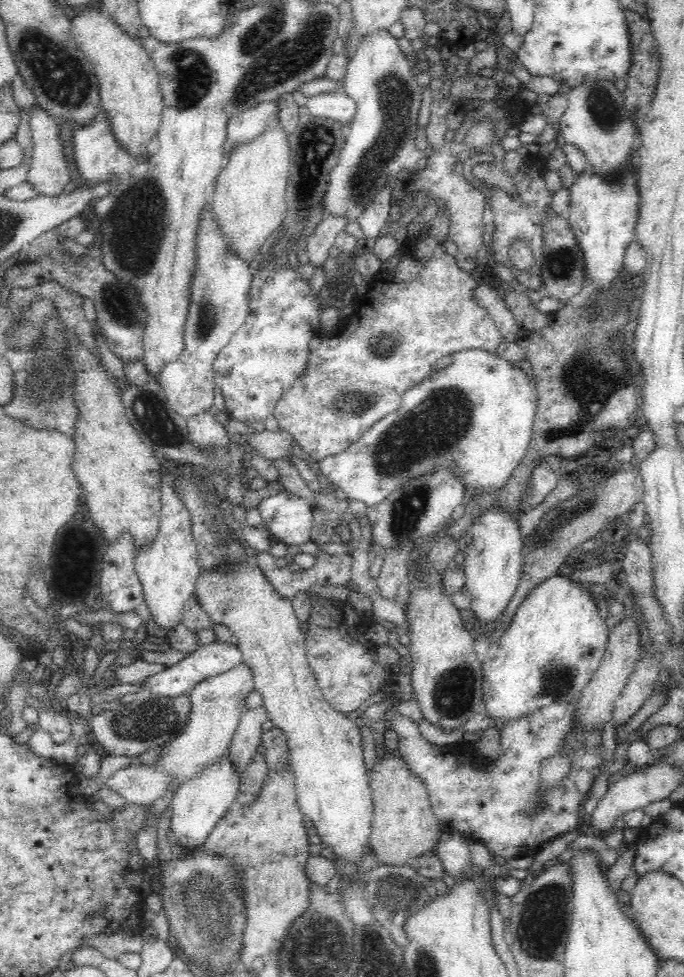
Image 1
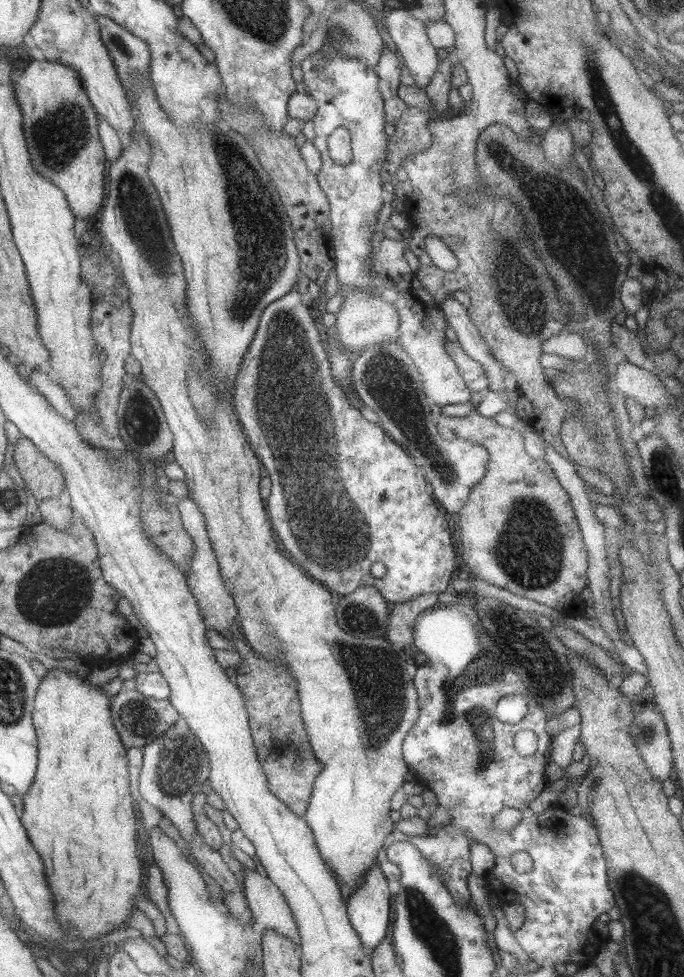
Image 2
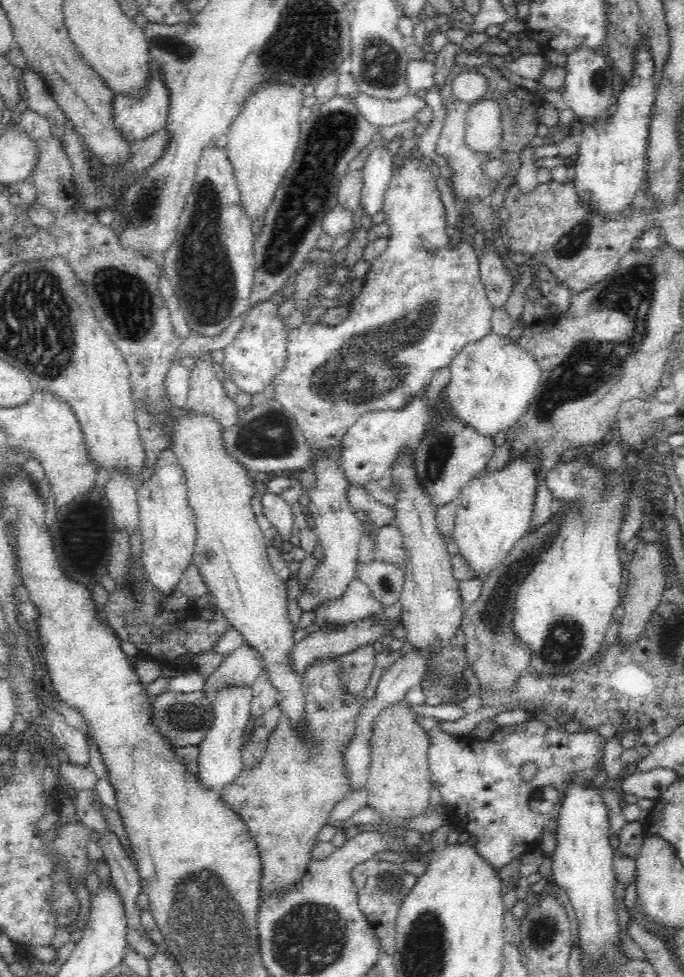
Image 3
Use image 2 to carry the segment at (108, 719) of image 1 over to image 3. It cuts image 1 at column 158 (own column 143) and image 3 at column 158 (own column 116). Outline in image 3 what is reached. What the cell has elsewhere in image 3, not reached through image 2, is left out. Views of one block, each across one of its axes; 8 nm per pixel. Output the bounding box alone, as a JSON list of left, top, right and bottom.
[148,691,215,747]

